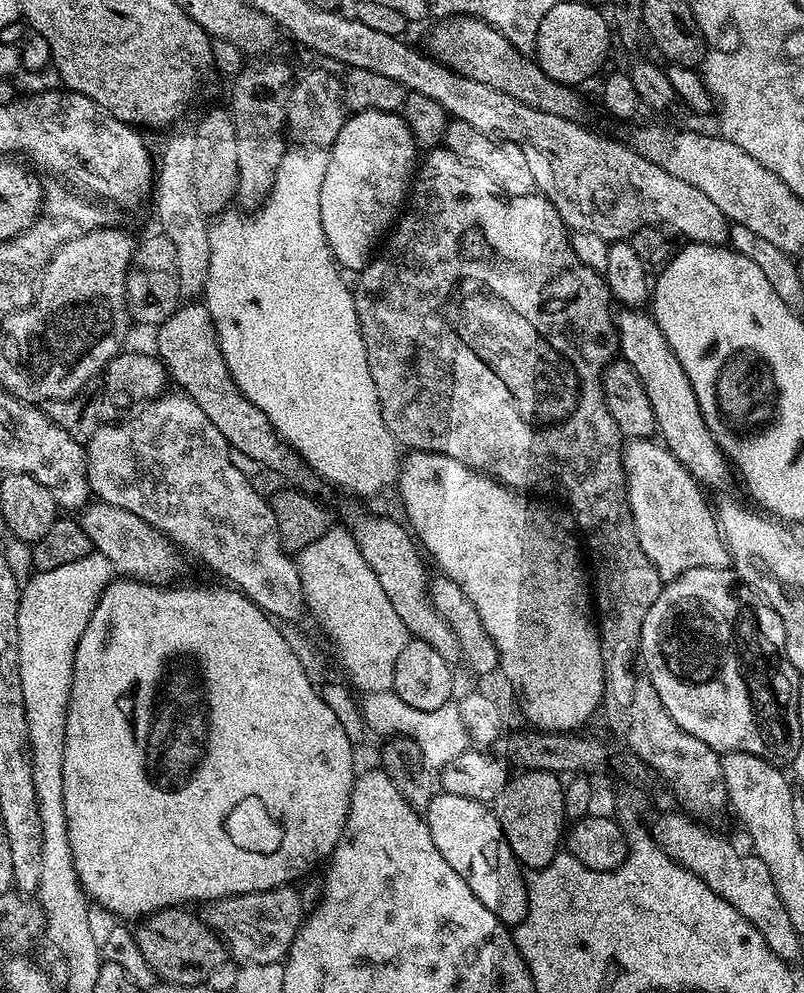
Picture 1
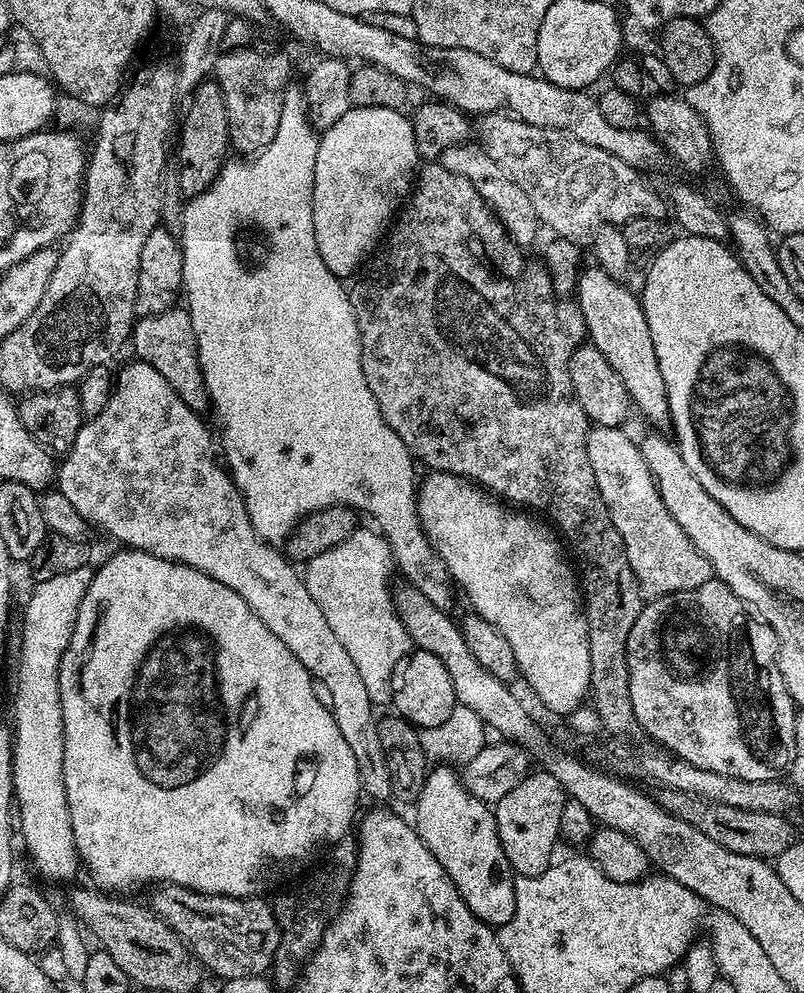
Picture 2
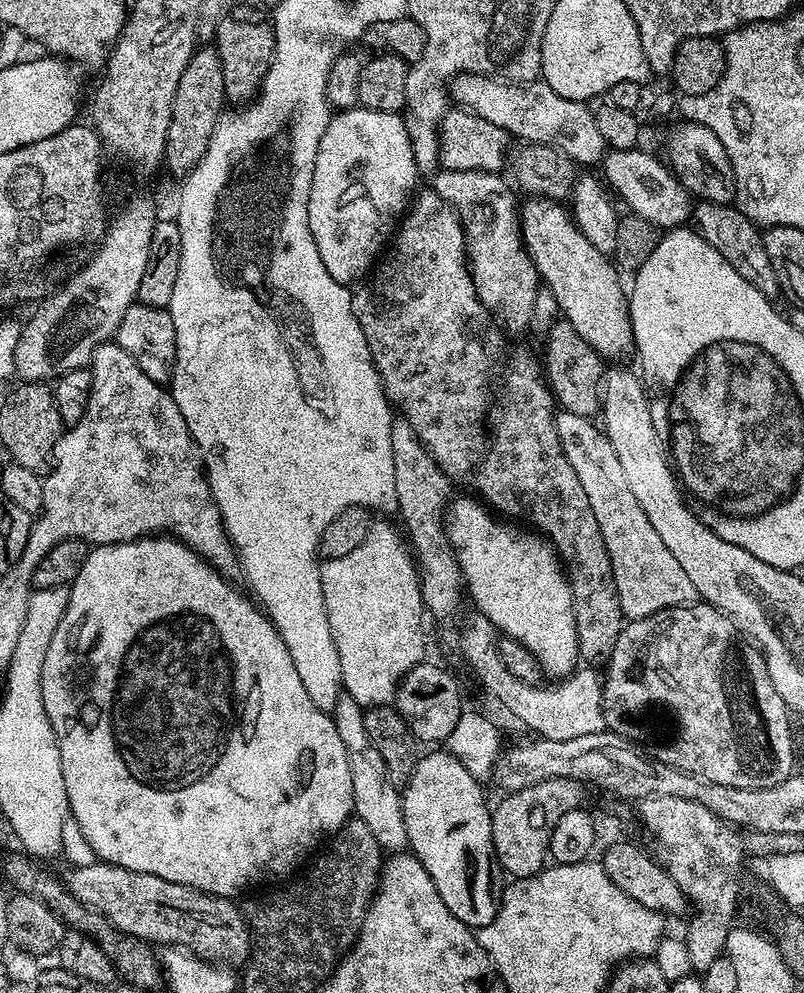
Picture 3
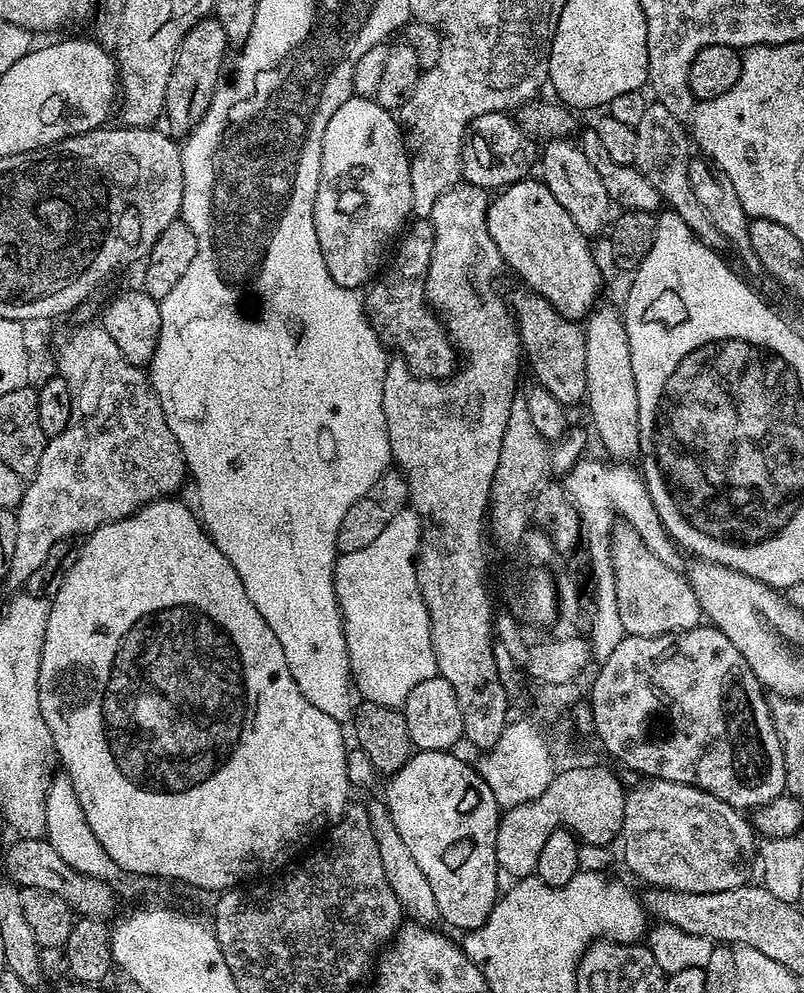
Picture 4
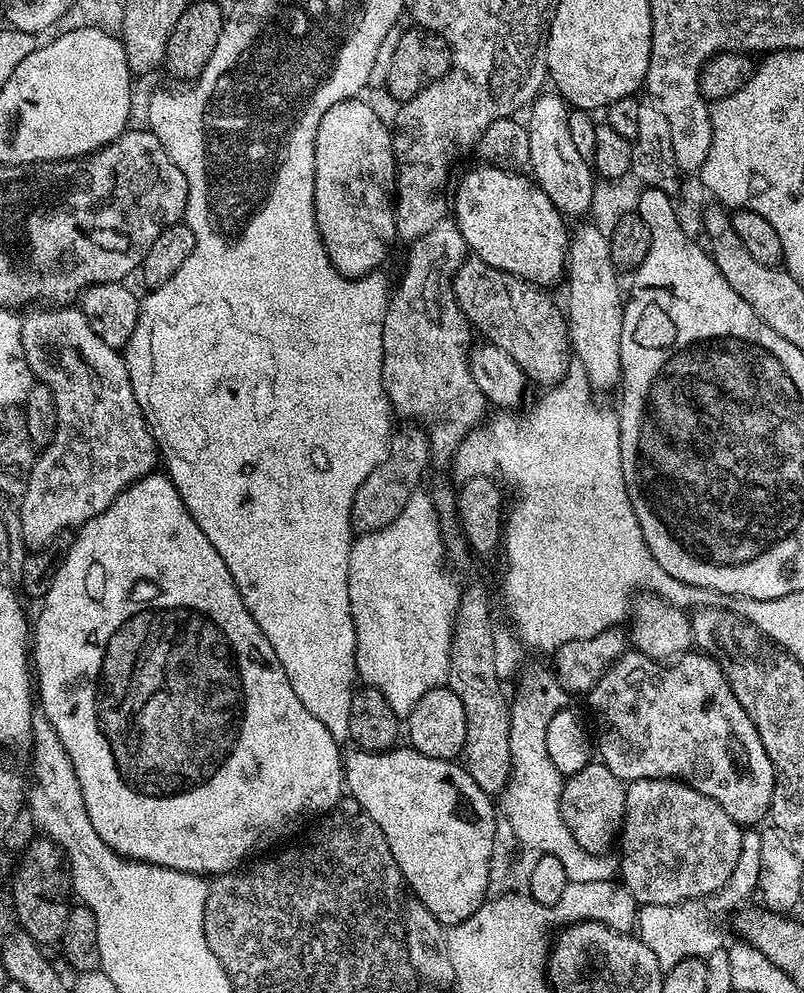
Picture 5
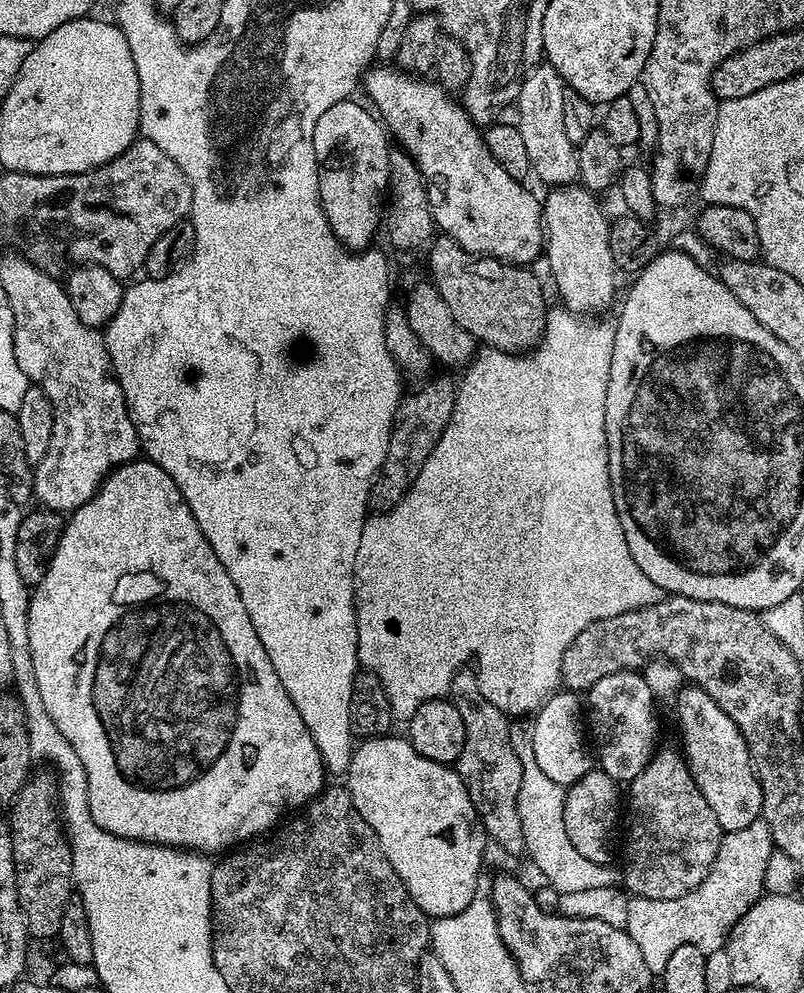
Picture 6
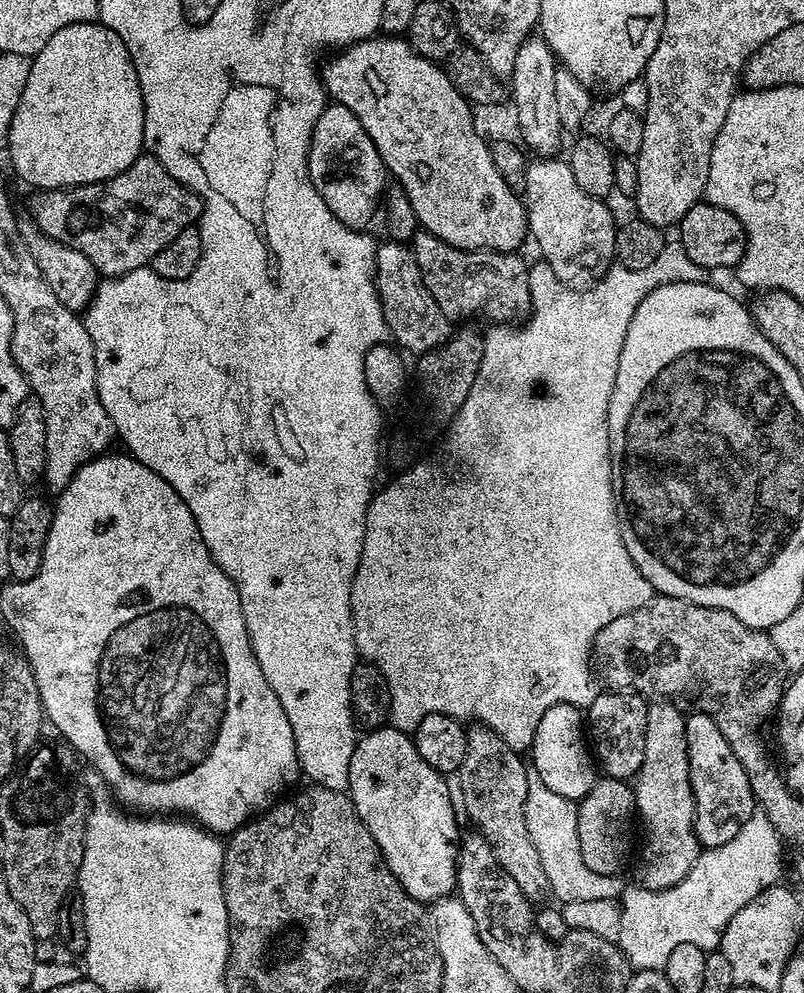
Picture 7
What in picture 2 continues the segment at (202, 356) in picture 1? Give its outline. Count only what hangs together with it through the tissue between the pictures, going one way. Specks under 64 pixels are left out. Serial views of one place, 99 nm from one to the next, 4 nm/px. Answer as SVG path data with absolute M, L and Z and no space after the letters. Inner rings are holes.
M173 306L162 314L139 317L132 326L130 348L136 351L135 355L139 359L154 366L154 370L158 370L158 374L162 374L166 382L170 382L170 386L176 391L178 398L186 402L186 406L201 414L209 411L208 391L204 389L200 364L196 360L196 340L192 336L187 307Z

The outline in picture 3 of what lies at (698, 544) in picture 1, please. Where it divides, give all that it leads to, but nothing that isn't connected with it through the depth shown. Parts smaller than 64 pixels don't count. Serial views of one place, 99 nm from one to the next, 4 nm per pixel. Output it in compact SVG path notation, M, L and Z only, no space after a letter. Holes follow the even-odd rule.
M560 410L556 414L556 429L564 457L570 466L574 466L574 474L578 474L582 490L586 490L586 498L590 498L590 510L594 510L594 518L598 518L602 538L610 554L625 621L641 620L667 608L683 608L685 604L693 603L697 599L694 582L690 582L686 570L678 566L678 558L670 554L658 536L658 530L654 530L650 518L646 518L638 498L634 498L634 490L630 490L630 482L626 482L622 462L618 460L618 454L614 454L614 446L592 423L589 417L573 412Z

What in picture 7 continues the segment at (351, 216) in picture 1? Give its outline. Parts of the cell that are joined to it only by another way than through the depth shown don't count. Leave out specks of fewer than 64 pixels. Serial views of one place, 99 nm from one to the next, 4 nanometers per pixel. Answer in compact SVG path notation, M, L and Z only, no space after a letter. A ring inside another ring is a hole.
M329 103L318 118L312 131L312 141L308 151L308 173L326 206L347 228L363 229L363 224L372 220L372 211L376 208L376 199L383 197L386 192L386 169L374 142L370 142L370 134L362 130L362 122L354 118L354 114L342 104Z

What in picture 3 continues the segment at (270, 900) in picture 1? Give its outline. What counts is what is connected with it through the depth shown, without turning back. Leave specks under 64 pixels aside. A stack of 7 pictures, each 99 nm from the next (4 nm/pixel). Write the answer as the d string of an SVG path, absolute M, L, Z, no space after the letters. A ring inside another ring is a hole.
M78 864L67 869L69 872L62 876L64 884L74 898L78 898L88 908L102 913L111 922L112 927L121 933L135 936L136 939L145 942L157 942L161 940L164 946L179 946L203 960L211 960L213 964L221 966L240 966L249 959L254 947L252 933L249 929L244 913L236 908L231 899L222 896L212 896L208 892L200 892L178 882L164 880L154 874L135 872L129 868L123 868L117 864Z

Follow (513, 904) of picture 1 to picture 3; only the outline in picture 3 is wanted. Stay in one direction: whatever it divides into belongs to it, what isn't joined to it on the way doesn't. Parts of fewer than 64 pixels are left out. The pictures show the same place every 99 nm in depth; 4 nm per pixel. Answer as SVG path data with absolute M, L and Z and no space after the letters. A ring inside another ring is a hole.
M441 750L429 756L421 755L410 782L402 788L411 855L418 857L434 878L446 908L458 918L458 922L473 930L494 922L502 895L502 872L492 845L492 814L480 784L481 781L472 776L458 758Z

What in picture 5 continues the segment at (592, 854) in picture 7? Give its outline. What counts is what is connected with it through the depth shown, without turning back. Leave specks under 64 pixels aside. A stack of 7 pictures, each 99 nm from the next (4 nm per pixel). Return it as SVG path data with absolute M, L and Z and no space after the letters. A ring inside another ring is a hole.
M599 762L588 763L584 769L565 779L564 793L560 799L562 818L578 845L590 854L602 855L613 851L624 822L625 787L625 781L610 774L610 770Z

